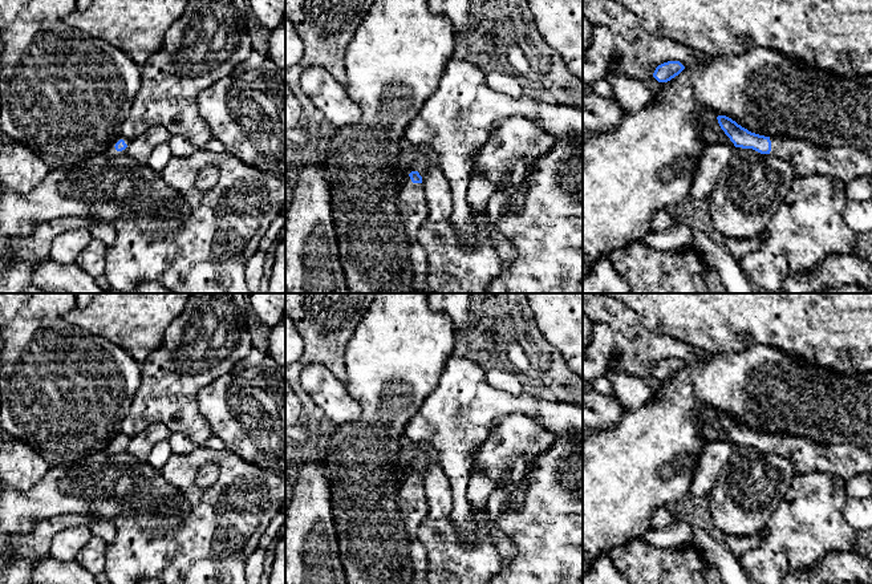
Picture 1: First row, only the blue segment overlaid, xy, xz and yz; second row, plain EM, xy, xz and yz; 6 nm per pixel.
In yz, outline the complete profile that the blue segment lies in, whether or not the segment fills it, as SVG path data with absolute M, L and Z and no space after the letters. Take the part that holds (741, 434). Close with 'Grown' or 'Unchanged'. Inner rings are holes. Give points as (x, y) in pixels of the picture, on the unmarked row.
M718 413L717 417L735 445L753 446L788 459L794 467L794 476L827 471L848 480L861 473L872 474L872 454L868 449L856 445L822 447L806 438L751 430L726 413Z. Grown

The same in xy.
M121 433L110 442L106 451L109 451L111 454L125 451L125 450L127 450L129 442L130 442L130 438Z. Grown

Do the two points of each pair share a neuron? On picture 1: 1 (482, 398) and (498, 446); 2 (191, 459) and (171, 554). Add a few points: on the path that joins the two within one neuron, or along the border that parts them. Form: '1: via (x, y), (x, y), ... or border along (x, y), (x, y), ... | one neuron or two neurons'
1: border along (520, 413), (512, 413), (499, 421), (475, 453) | two neurons
2: via (190, 483), (190, 490), (197, 497), (195, 530) | one neuron

